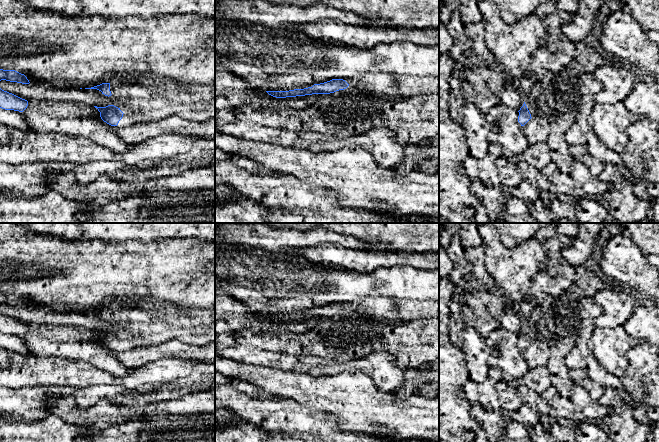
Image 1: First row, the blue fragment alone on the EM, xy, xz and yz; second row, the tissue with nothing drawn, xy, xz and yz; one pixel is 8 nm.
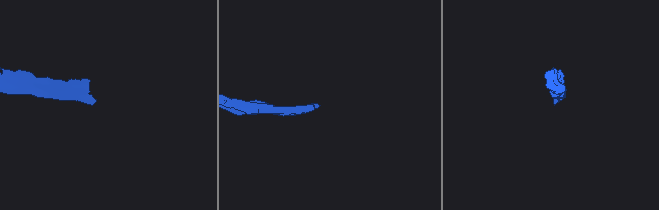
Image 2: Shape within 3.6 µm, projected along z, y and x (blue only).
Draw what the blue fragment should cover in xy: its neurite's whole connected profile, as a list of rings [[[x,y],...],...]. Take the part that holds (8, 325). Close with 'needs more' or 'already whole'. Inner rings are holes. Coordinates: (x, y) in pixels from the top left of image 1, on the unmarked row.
[[[0,312],[0,332],[23,336],[28,330],[28,325]]] | already whole

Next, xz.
[[[368,296],[360,297],[355,303],[346,305],[343,303],[332,303],[304,313],[266,316],[276,322],[286,322],[312,318],[330,318],[339,314],[344,314],[348,310],[355,311],[359,314],[411,321],[423,317],[439,317],[439,302],[418,302],[394,297]]] | needs more

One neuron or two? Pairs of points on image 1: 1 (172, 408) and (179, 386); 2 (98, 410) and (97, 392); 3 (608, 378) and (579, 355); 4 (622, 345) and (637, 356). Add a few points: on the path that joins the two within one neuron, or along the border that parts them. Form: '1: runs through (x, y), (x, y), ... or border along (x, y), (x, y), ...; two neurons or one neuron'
1: border along (204, 390), (183, 393), (181, 395); two neurons
2: border along (74, 402), (80, 409), (101, 399), (112, 402); two neurons
3: runs through (601, 376), (586, 361); one neuron
4: border along (641, 343), (628, 351), (628, 366), (623, 373); two neurons

